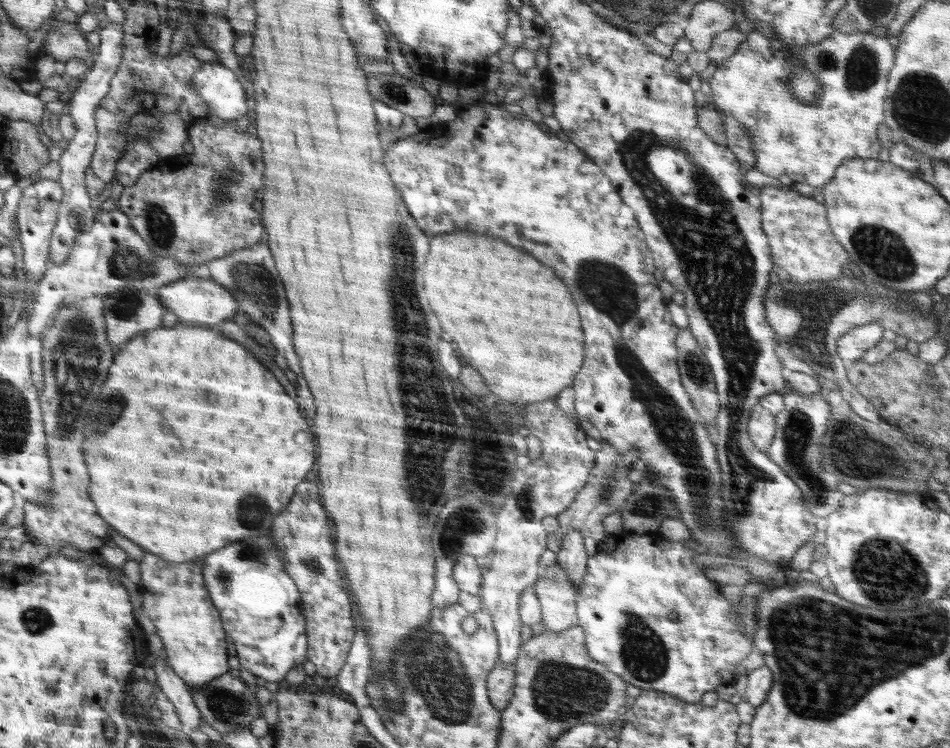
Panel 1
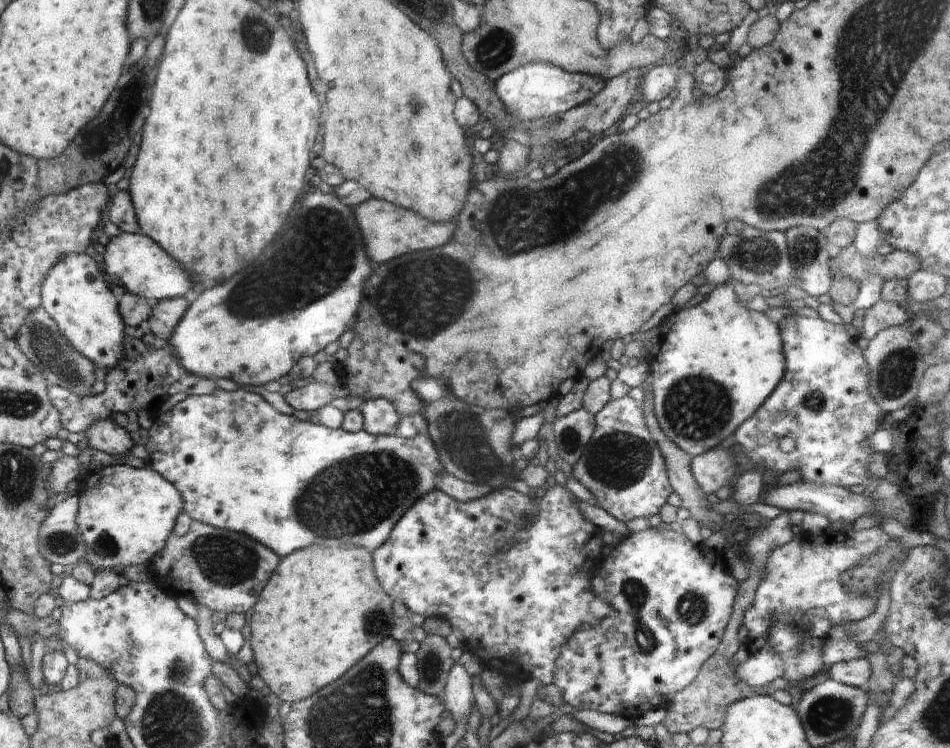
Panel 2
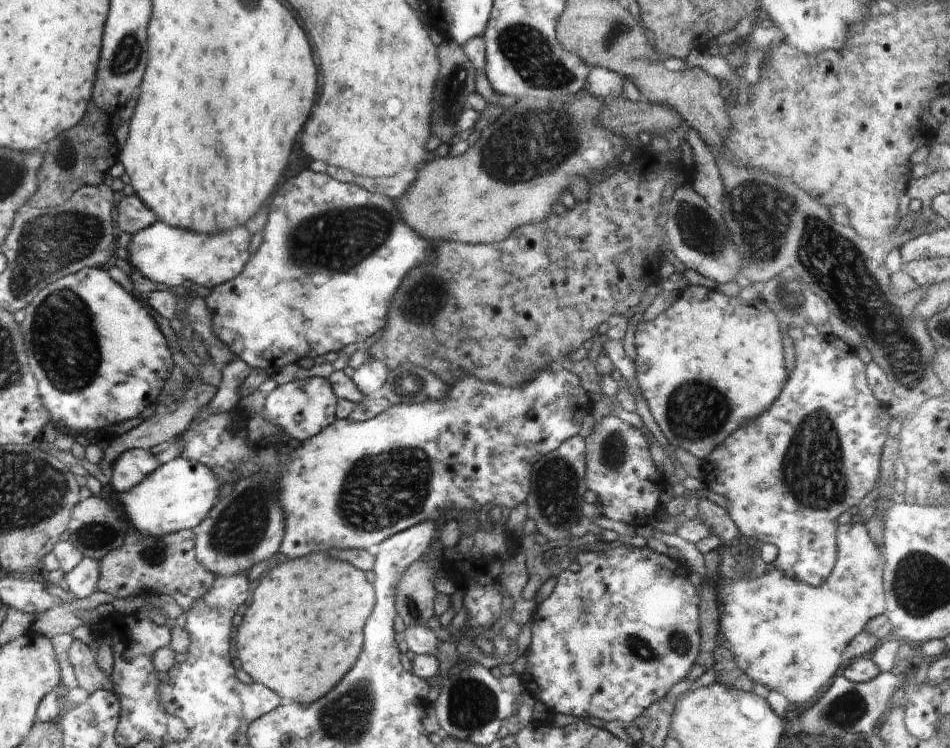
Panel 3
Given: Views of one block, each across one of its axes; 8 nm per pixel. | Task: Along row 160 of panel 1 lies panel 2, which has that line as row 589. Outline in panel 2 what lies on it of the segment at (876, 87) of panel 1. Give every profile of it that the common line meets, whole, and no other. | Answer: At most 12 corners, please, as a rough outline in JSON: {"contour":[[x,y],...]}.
{"contour":[[797,530],[773,548],[737,677],[760,690],[823,668],[829,630],[875,612],[840,575],[890,539]]}

